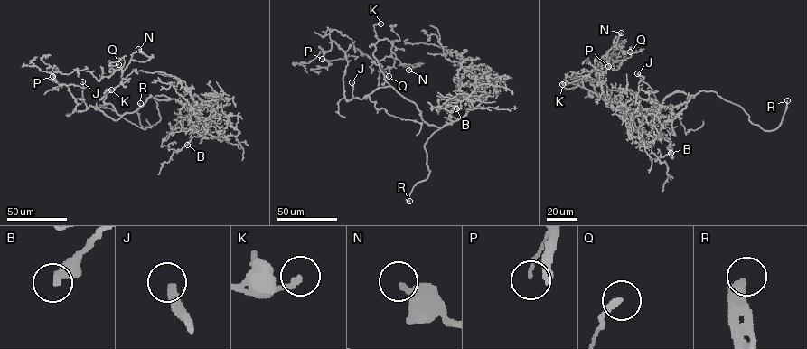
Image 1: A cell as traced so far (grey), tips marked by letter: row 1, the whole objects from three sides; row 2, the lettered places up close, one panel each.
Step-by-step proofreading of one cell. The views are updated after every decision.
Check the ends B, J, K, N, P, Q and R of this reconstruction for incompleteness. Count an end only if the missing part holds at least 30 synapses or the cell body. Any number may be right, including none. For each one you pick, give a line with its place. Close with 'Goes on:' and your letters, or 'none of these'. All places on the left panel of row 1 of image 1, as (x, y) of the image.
J: Place: (82, 81)
R: Place: (140, 103)
Goes on: J, R

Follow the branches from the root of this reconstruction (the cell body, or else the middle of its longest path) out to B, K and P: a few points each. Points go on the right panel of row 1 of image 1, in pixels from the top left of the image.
B: (661, 105), (675, 91), (693, 96), (672, 118), (661, 125), (661, 133), (669, 139), (670, 153)
K: (661, 105), (655, 111), (640, 116), (622, 101), (606, 101), (580, 86), (567, 89), (562, 84)
P: (661, 105), (642, 122), (658, 104), (660, 111), (630, 112), (604, 99), (584, 79), (595, 80), (608, 66)

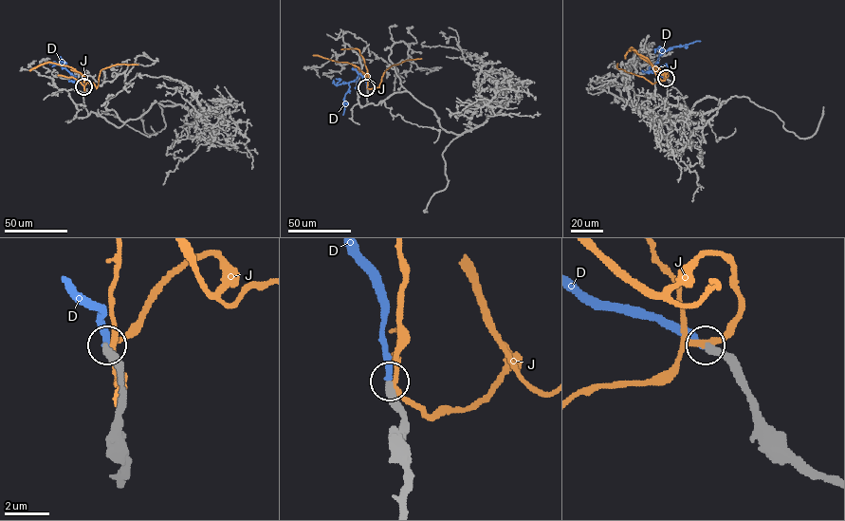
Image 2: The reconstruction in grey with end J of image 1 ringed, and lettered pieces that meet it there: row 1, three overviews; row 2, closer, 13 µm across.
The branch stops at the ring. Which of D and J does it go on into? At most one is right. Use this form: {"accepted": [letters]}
{"accepted": ["D"]}

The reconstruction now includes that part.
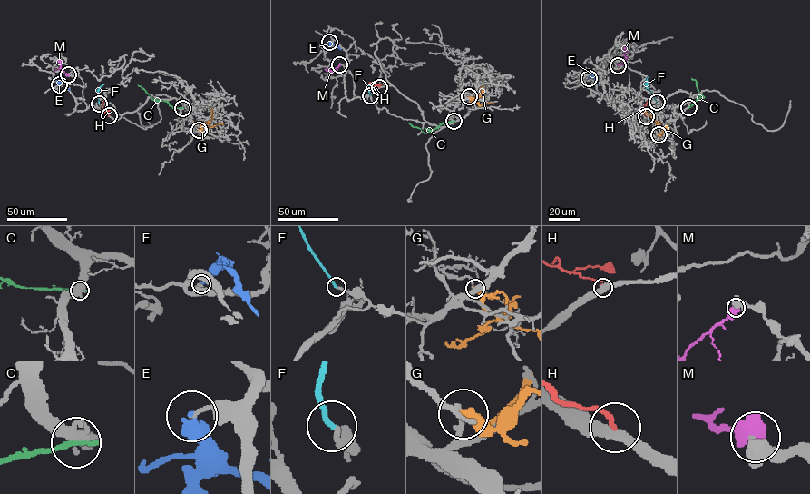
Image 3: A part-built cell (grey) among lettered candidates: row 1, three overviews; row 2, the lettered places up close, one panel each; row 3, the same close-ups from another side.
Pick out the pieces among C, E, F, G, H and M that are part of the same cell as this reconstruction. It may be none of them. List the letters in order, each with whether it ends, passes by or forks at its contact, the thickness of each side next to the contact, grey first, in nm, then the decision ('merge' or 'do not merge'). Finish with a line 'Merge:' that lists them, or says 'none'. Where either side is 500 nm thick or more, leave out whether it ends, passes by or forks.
C: it ends | 420/240 nm | do not merge
E: it ends | 140/440 nm | do not merge
F: it ends | 200/200 nm | merge
G: it ends | 180/480 nm | do not merge
H: it ends | 400/140 nm | do not merge
M: 550/750 nm | merge
Merge: F, M

